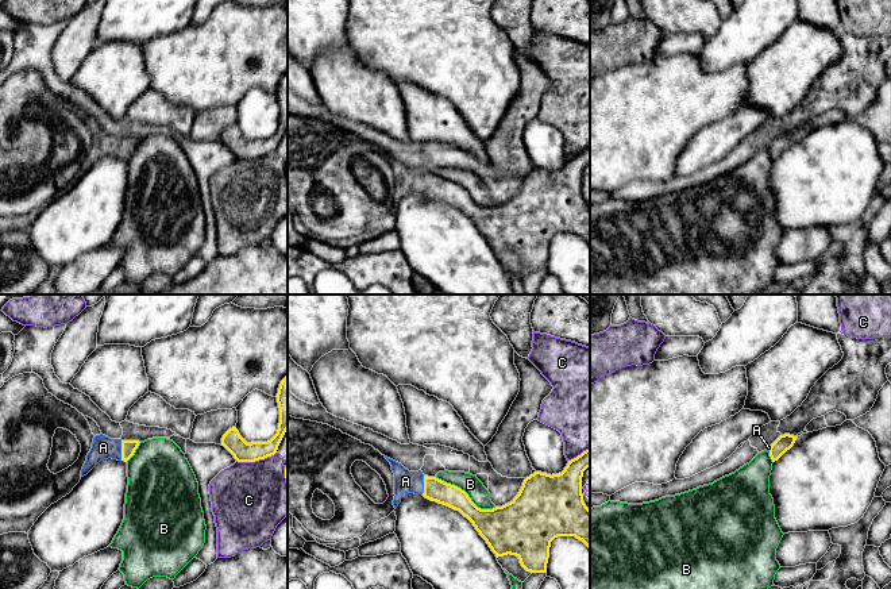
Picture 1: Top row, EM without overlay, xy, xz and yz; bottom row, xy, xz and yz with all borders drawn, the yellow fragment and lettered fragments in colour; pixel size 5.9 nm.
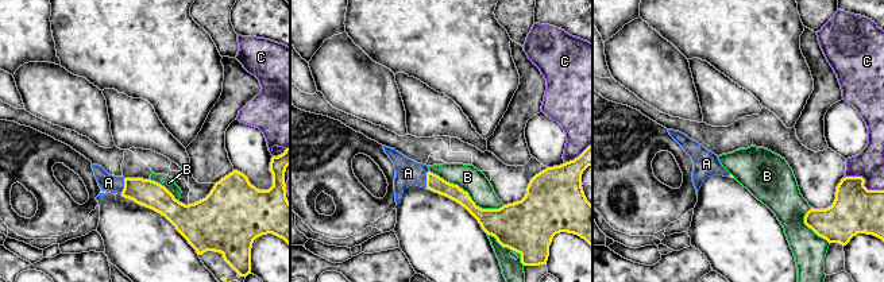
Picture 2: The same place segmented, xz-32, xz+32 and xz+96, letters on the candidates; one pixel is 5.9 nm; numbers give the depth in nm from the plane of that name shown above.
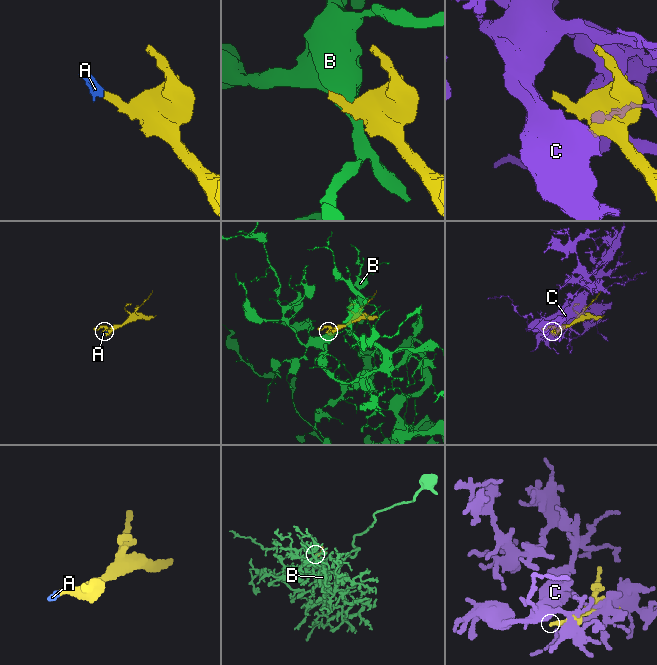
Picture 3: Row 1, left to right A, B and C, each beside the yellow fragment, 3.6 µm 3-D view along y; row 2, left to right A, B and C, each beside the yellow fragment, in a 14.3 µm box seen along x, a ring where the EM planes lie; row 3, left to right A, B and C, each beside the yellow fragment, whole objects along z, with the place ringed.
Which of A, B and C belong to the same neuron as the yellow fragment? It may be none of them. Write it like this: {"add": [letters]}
{"add": ["A"]}

